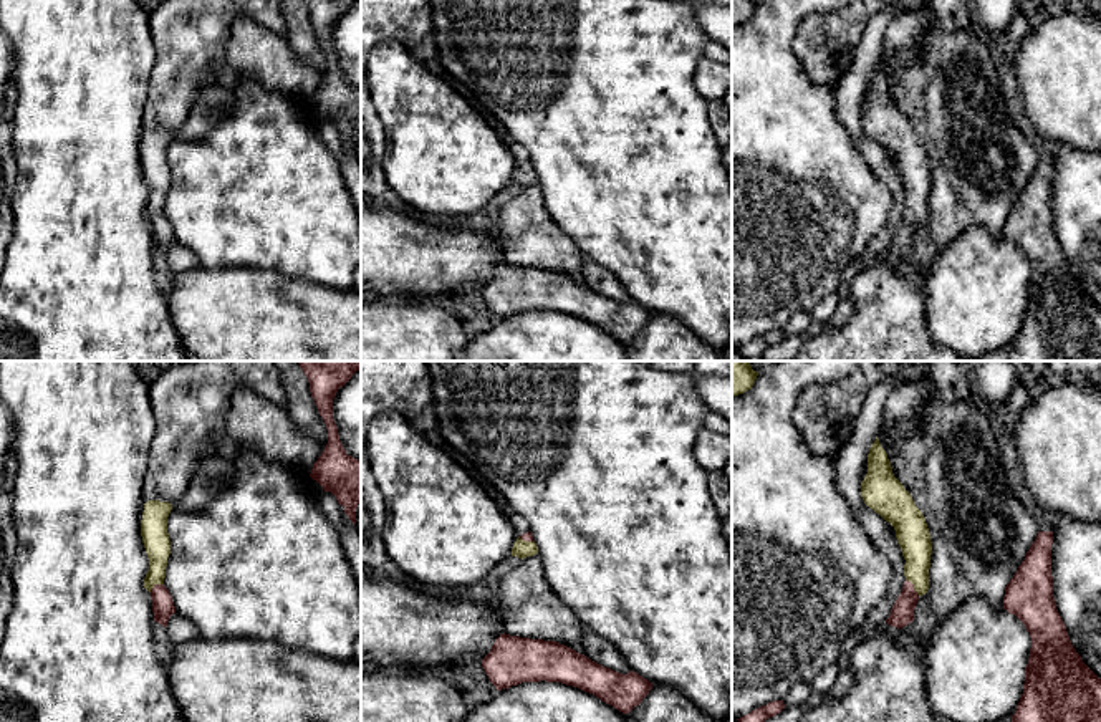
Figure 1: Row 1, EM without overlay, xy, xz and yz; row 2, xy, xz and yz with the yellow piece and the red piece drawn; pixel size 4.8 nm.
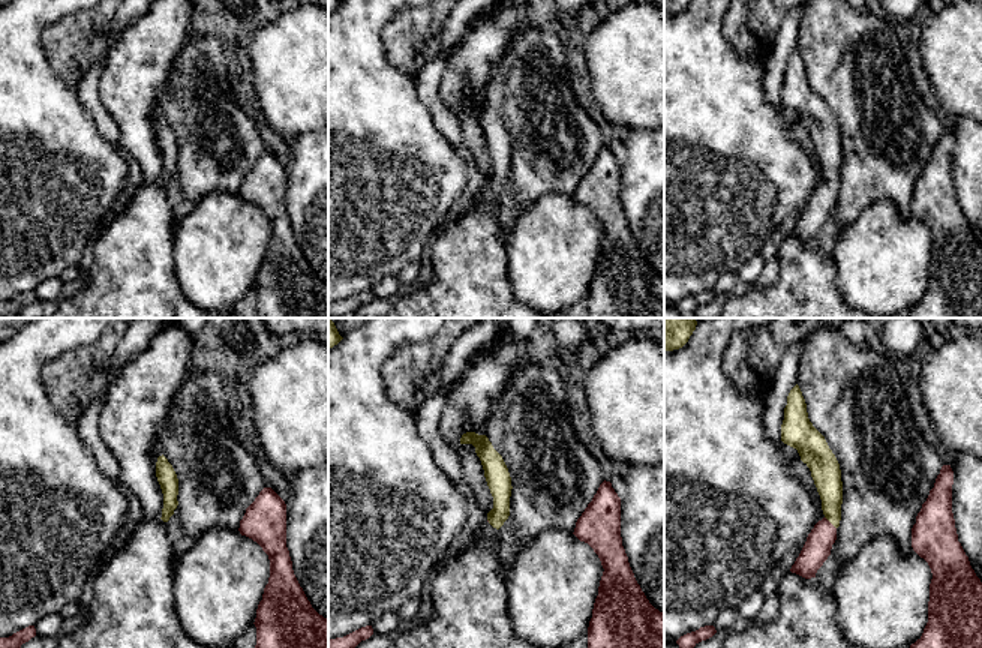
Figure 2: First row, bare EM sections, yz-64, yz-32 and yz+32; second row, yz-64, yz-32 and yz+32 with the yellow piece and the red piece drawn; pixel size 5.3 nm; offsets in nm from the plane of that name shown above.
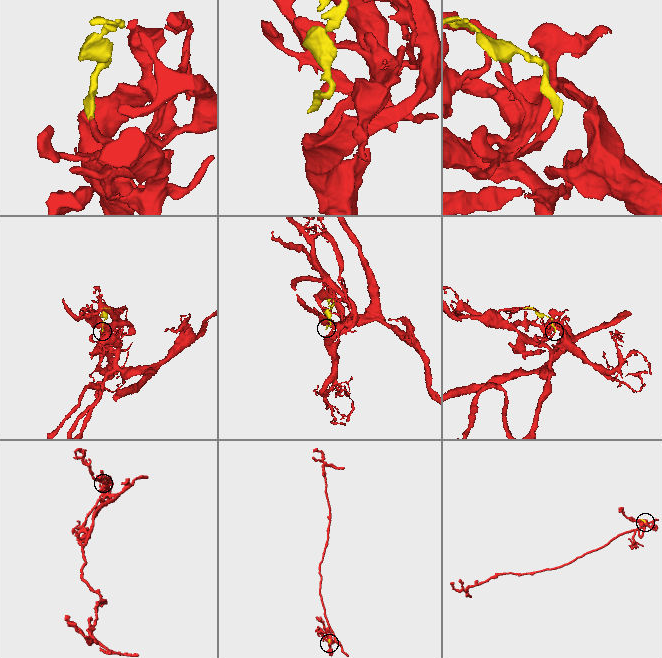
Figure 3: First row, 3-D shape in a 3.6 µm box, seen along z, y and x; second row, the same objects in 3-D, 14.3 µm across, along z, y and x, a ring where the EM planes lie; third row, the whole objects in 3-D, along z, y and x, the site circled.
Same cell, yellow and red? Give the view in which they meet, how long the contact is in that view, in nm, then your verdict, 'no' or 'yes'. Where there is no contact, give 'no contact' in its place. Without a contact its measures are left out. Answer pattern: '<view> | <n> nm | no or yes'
yz | 110 nm | yes

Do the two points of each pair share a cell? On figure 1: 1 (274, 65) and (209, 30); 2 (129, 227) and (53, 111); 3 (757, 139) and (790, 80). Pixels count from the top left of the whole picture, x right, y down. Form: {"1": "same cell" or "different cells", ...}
{"1": "different cells", "2": "same cell", "3": "same cell"}

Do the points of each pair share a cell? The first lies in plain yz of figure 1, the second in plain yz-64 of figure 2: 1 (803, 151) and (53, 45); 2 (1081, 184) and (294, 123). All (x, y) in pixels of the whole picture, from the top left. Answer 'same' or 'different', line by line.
1: different
2: different

